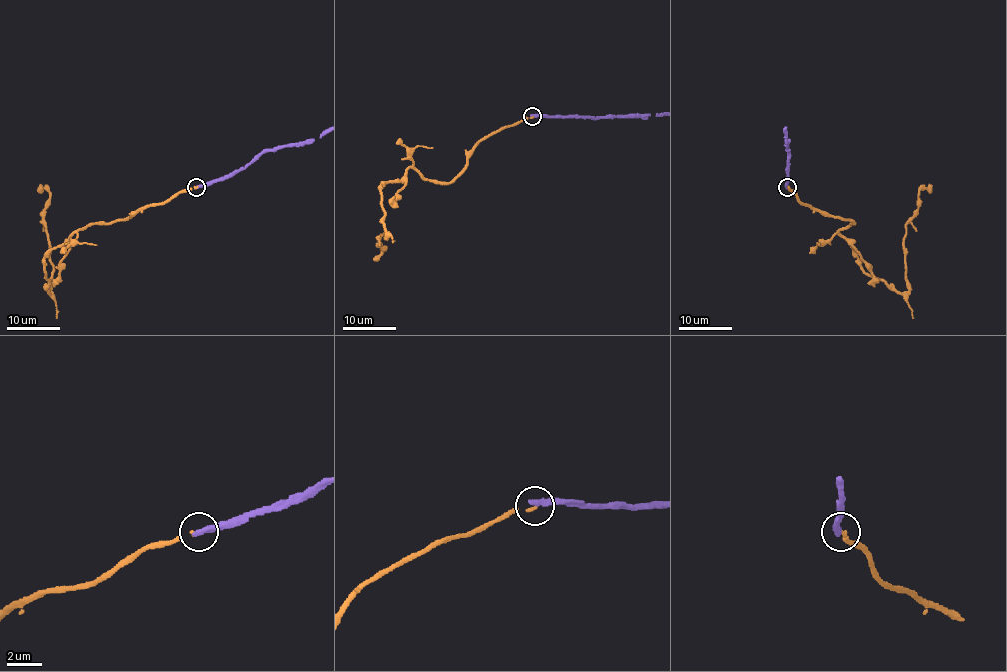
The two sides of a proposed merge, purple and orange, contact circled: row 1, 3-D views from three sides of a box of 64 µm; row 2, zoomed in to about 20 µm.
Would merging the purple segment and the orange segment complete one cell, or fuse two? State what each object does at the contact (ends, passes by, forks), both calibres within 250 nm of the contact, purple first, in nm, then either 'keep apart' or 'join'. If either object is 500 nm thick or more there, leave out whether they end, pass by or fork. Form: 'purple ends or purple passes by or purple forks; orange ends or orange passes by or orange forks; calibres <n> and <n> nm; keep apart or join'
purple ends; orange ends; calibres 380 and 170 nm; keep apart

